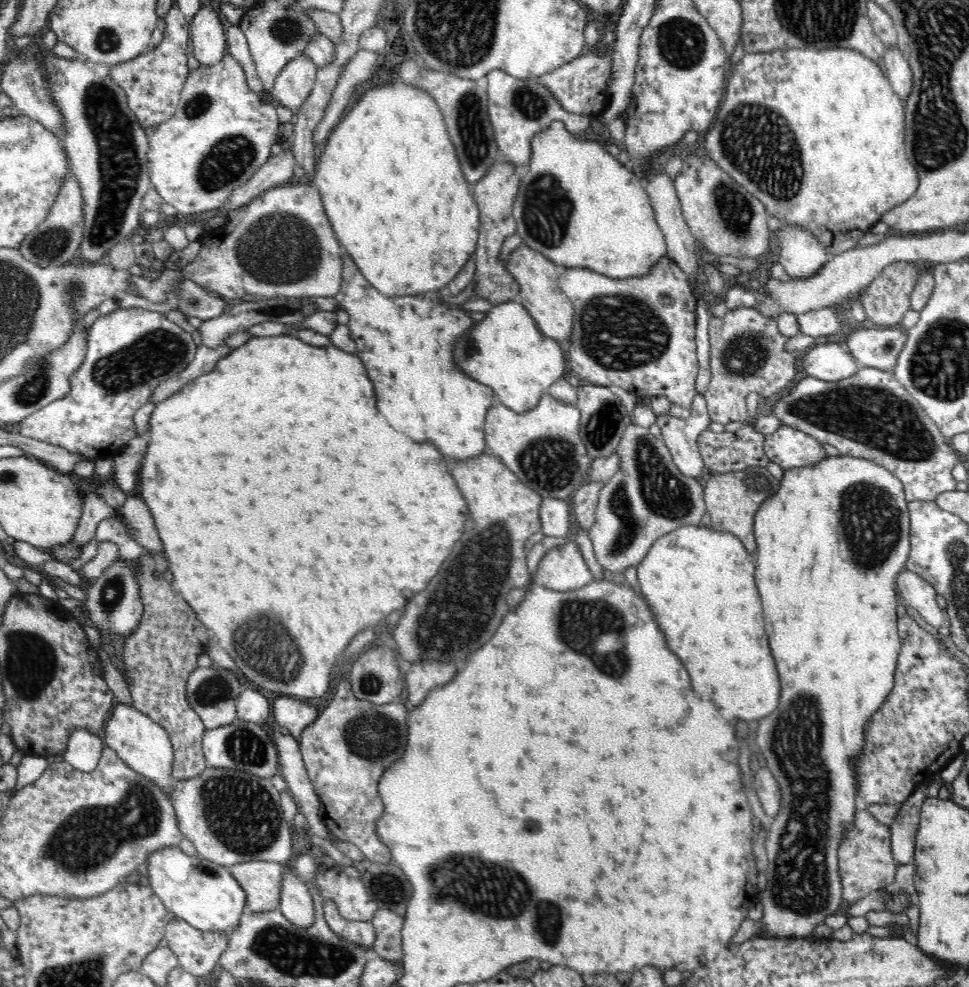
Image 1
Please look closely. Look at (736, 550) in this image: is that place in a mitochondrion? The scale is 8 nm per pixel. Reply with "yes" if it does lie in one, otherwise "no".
no

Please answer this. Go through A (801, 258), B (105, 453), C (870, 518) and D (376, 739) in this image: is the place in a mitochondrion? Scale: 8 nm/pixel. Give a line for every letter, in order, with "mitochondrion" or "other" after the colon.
A: other
B: other
C: mitochondrion
D: mitochondrion

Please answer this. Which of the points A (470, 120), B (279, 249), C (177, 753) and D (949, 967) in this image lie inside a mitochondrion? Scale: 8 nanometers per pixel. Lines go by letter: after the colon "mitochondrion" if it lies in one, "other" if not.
A: mitochondrion
B: mitochondrion
C: other
D: other

